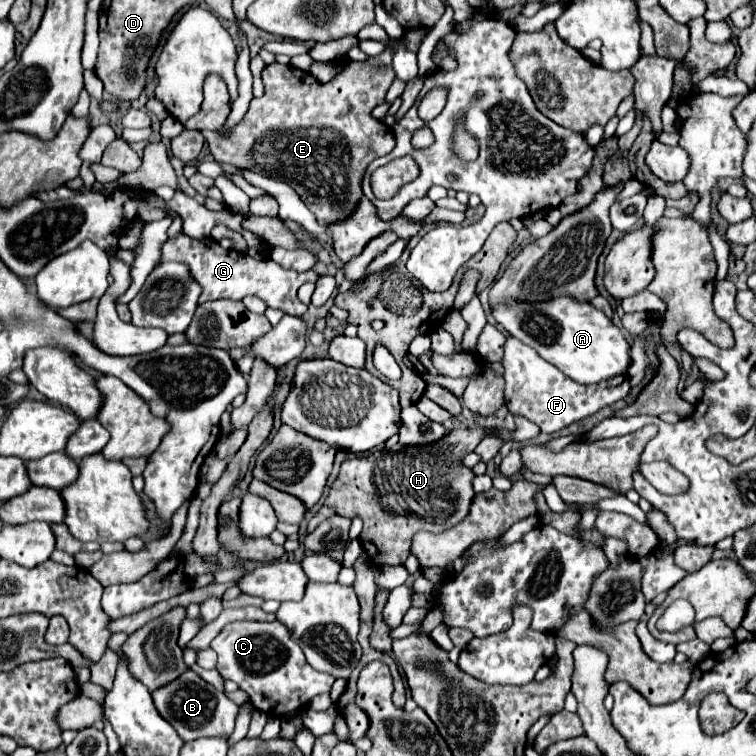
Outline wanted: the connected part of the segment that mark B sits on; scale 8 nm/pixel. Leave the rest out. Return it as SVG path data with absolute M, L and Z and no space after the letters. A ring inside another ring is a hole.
M192 669L182 673L176 681L160 687L152 693L158 713L178 731L178 735L188 743L200 737L228 737L234 731L234 721L240 707L230 701L222 691L216 691L210 683L200 679Z

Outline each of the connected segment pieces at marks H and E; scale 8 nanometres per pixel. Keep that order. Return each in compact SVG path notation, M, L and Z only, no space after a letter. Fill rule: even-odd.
M458 429L448 433L442 441L432 443L432 445L418 445L418 447L404 447L404 445L396 445L392 449L380 449L376 453L370 453L366 457L354 457L342 463L340 467L340 475L334 481L328 499L324 501L326 507L332 507L336 511L336 515L342 517L360 517L364 521L364 529L362 529L362 549L366 551L368 559L372 561L374 567L382 567L382 565L404 565L404 561L410 555L410 547L412 547L412 535L416 531L430 531L430 533L442 533L446 529L450 529L452 525L460 523L468 511L470 511L470 503L474 497L472 491L472 479L474 473L472 469L462 467L462 457L470 451L476 449L476 445L480 443L480 439L484 439L486 435L494 435L500 437L500 433L496 429L488 431L488 429Z
M386 49L382 55L378 55L378 71L370 69L364 63L358 63L350 65L328 83L318 83L310 73L300 71L292 65L266 65L262 71L262 81L266 85L264 97L252 99L248 113L236 125L236 129L226 139L217 132L202 131L210 145L210 153L218 163L246 167L254 173L262 173L266 177L288 183L300 195L306 207L316 215L316 221L320 225L326 227L328 223L340 223L340 219L352 215L356 203L360 203L364 195L360 179L364 177L368 163L394 149L392 129L372 117L372 109L384 101L384 95L396 77L390 61L392 49Z

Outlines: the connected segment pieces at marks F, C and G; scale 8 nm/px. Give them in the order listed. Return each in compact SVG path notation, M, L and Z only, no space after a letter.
M506 337L504 347L504 405L512 415L522 415L536 423L540 431L554 433L570 423L576 423L584 417L594 415L602 407L608 407L620 399L624 399L630 391L630 383L626 377L614 377L596 385L580 385L574 379L566 377L552 363L544 361L532 347L520 343L514 337Z
M238 621L222 629L222 633L210 645L218 653L218 673L224 679L234 681L250 695L256 709L270 715L286 715L296 709L304 709L314 695L330 691L334 677L320 673L308 665L304 653L292 643L290 633L280 621L252 623Z
M180 233L178 237L168 239L162 245L160 253L162 253L160 263L178 261L178 263L184 263L188 267L188 271L192 271L192 279L196 279L196 283L200 283L200 287L202 287L200 303L214 301L214 299L244 299L248 293L254 293L260 299L264 299L268 307L278 309L288 315L302 317L308 307L304 303L300 303L300 299L296 297L296 291L300 289L302 283L316 281L320 277L320 273L316 273L316 271L306 271L306 273L286 271L280 265L276 265L272 259L256 261L250 255L242 255L234 249L222 249L218 245L218 241L214 243L214 239L198 241L198 239L188 237L186 233Z

